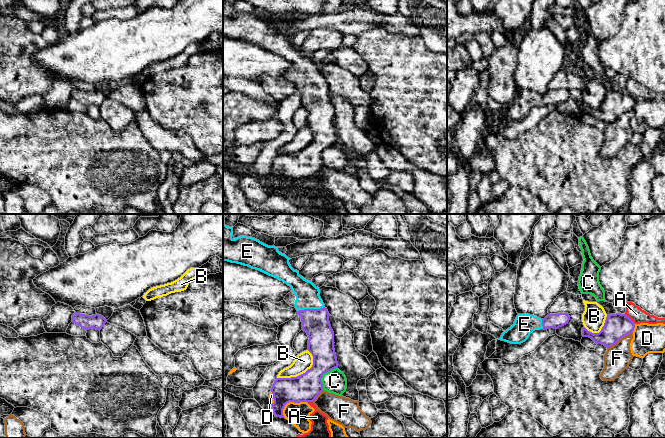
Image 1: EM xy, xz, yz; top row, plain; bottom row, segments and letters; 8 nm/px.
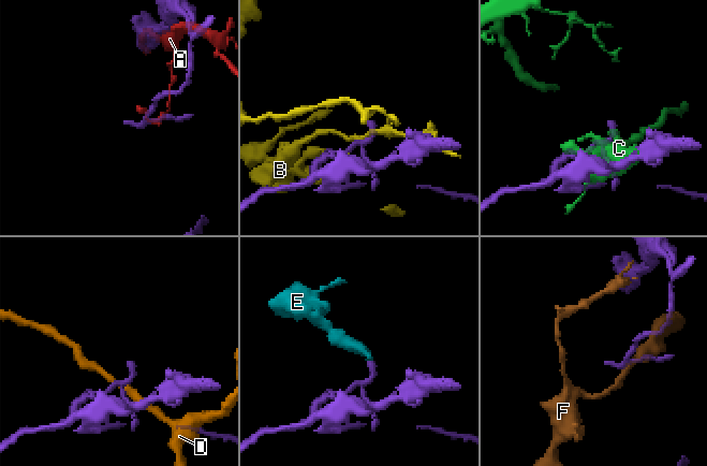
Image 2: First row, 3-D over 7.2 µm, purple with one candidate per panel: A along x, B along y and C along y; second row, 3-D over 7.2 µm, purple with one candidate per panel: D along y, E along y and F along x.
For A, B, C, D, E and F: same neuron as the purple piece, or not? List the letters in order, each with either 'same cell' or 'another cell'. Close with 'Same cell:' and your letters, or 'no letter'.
A: another cell
B: another cell
C: another cell
D: another cell
E: same cell
F: another cell
Same cell: E

